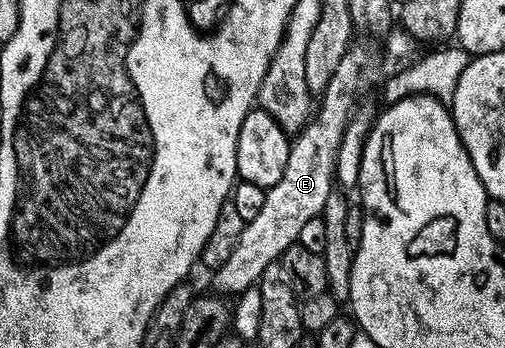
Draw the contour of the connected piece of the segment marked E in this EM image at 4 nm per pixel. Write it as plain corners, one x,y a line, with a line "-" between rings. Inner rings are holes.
393,29
384,39
386,46
383,50
372,44
354,42
342,56
342,61
338,62
329,85
320,94
319,108
317,105
313,118
289,145
286,168
281,178
274,187
266,190
266,201
261,213
245,223
230,258
213,271
212,284
217,293
237,296
255,287
271,269
270,264
273,265
286,249
297,243
304,223
323,213
326,199
334,190
337,150
345,126
357,105
356,96
408,68
417,55
417,41
404,29

